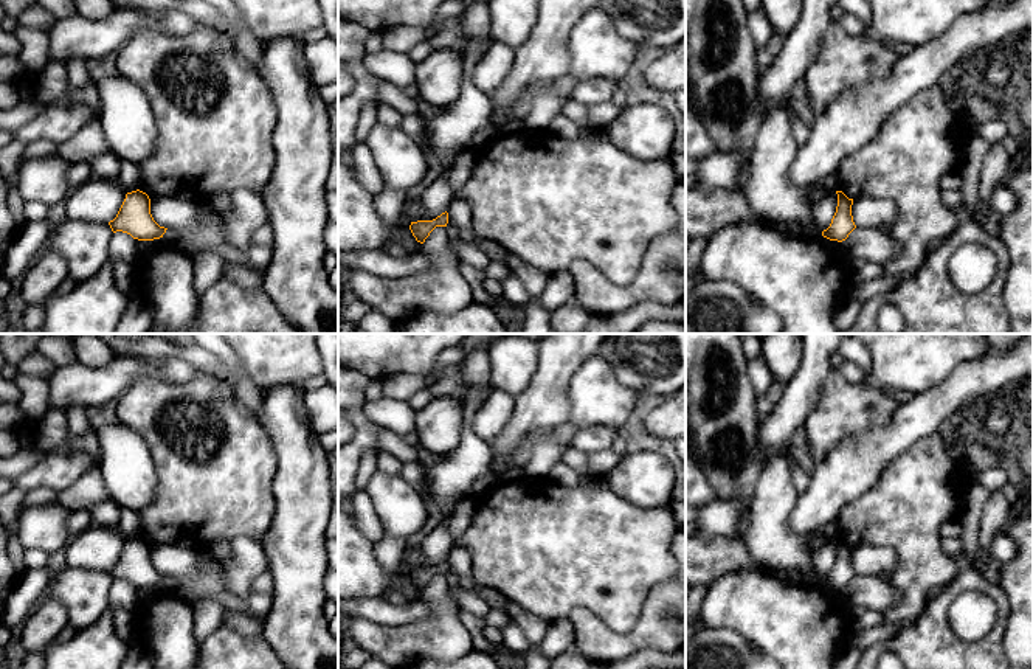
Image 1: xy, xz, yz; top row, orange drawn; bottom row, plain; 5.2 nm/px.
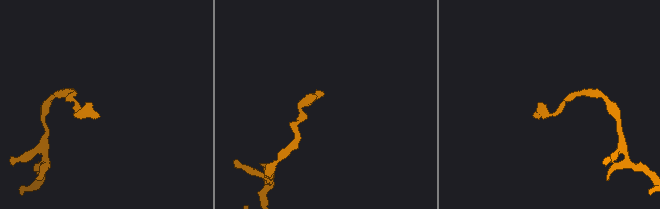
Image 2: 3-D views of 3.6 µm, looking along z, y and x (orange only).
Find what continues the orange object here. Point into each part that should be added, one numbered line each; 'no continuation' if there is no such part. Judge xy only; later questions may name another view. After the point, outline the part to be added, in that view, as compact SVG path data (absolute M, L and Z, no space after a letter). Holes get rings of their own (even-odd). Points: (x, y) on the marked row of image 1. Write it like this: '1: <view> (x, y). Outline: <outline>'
no continuation

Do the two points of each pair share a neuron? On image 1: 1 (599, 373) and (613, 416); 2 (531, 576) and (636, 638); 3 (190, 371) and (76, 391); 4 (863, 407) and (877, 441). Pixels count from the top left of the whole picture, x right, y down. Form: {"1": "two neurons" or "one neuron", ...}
{"1": "one neuron", "2": "two neurons", "3": "one neuron", "4": "two neurons"}

